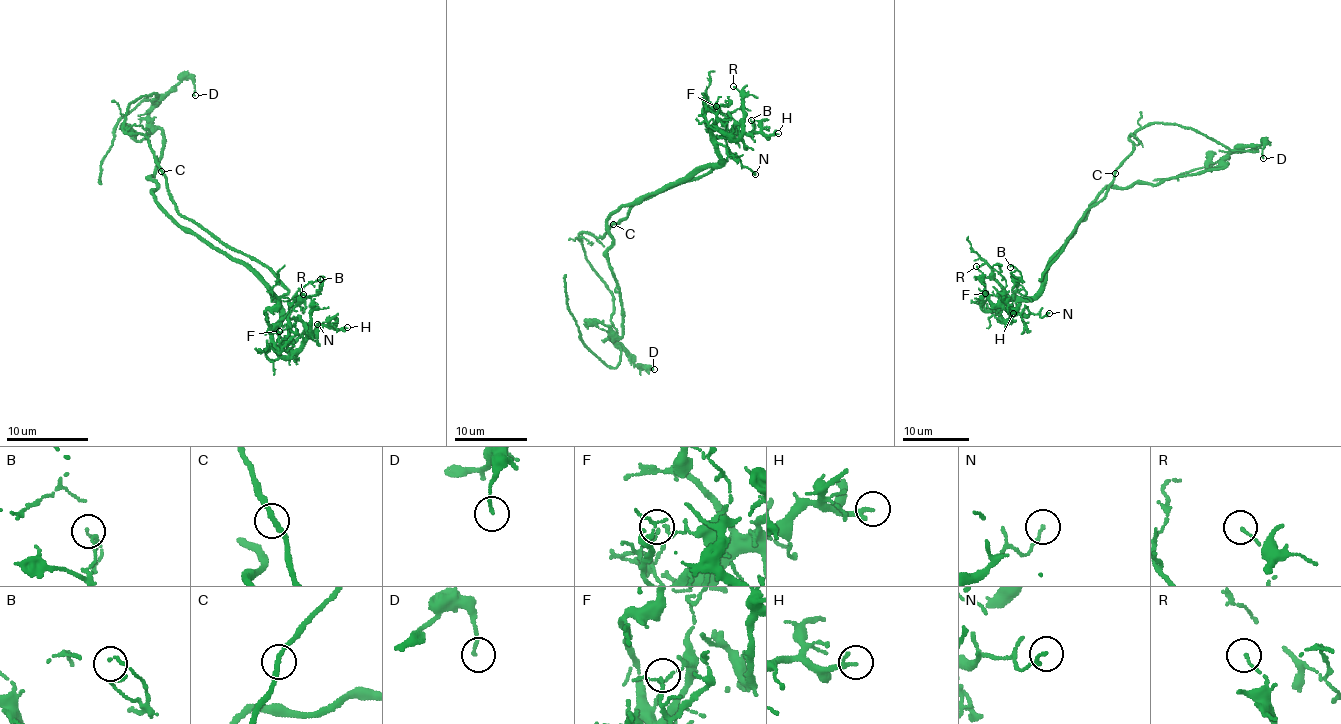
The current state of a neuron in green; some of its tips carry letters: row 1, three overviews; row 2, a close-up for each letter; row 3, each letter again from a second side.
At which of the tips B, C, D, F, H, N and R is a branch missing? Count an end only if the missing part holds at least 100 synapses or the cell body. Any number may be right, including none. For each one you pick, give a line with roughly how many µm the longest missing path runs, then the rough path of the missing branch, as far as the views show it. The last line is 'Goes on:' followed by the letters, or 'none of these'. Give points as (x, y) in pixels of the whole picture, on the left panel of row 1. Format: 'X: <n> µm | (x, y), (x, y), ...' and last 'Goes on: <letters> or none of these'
Goes on: none of these

